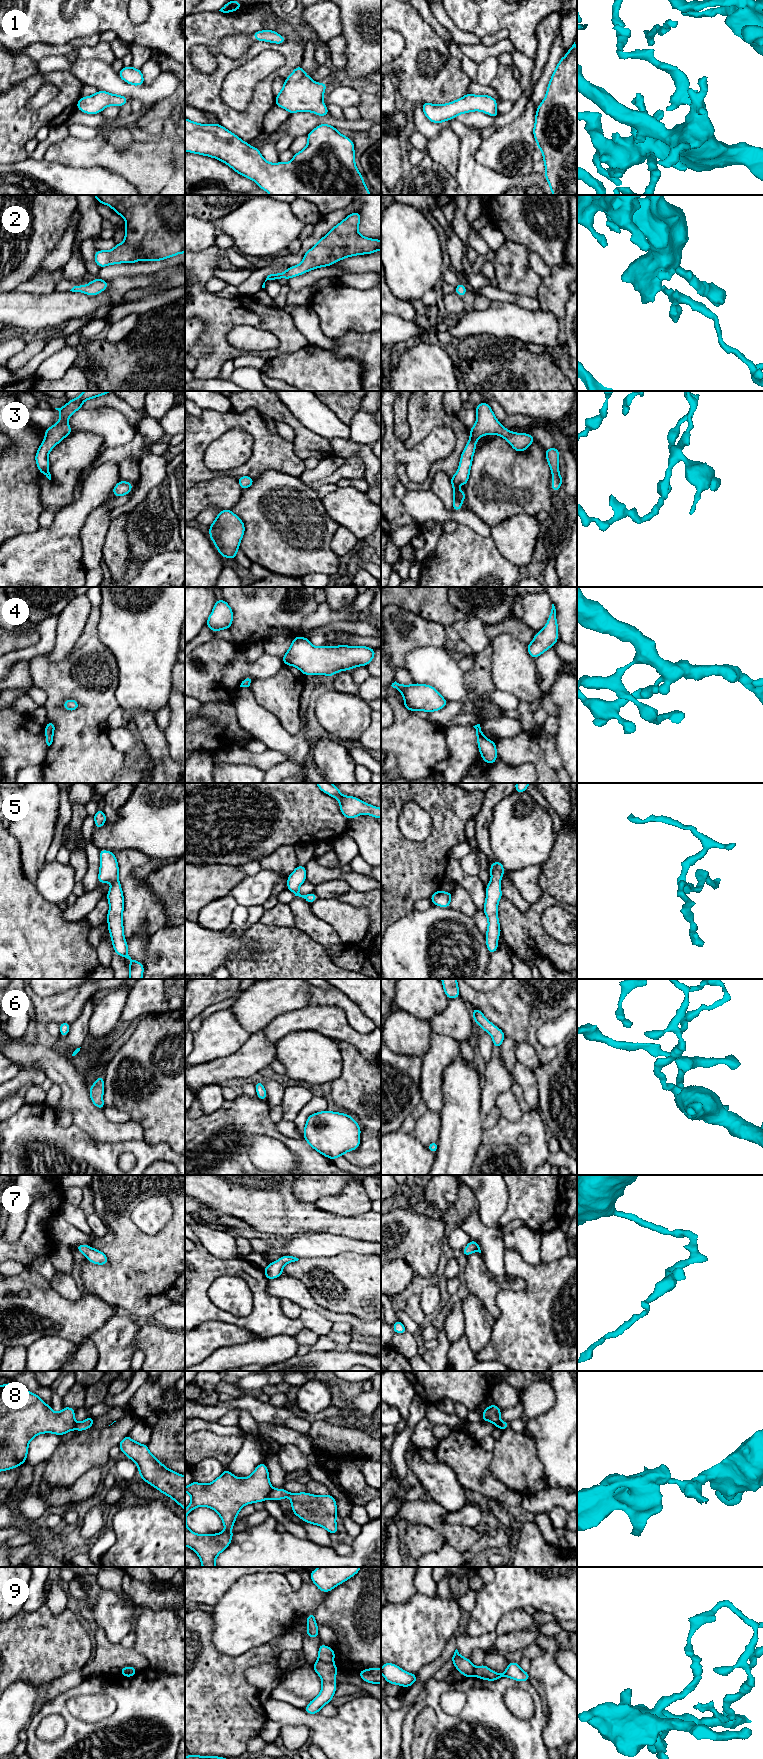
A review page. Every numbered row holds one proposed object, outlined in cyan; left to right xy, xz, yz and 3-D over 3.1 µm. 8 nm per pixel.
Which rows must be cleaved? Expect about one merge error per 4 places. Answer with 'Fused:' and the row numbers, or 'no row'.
Fused: 8, 9

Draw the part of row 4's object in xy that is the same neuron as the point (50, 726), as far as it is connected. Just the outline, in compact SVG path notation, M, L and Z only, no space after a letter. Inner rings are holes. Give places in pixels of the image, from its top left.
M49 721L45 726L46 743L48 746L50 746L53 742L54 730L55 730L55 723Z

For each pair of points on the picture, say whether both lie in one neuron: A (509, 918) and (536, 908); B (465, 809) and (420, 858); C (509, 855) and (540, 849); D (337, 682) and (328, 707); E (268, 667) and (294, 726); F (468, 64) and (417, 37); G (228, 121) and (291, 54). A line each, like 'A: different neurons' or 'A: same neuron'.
A: same neuron
B: same neuron
C: same neuron
D: different neurons
E: different neurons
F: different neurons
G: same neuron

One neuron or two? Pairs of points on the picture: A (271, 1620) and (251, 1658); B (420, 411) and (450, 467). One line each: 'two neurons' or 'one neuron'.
A: two neurons
B: one neuron

